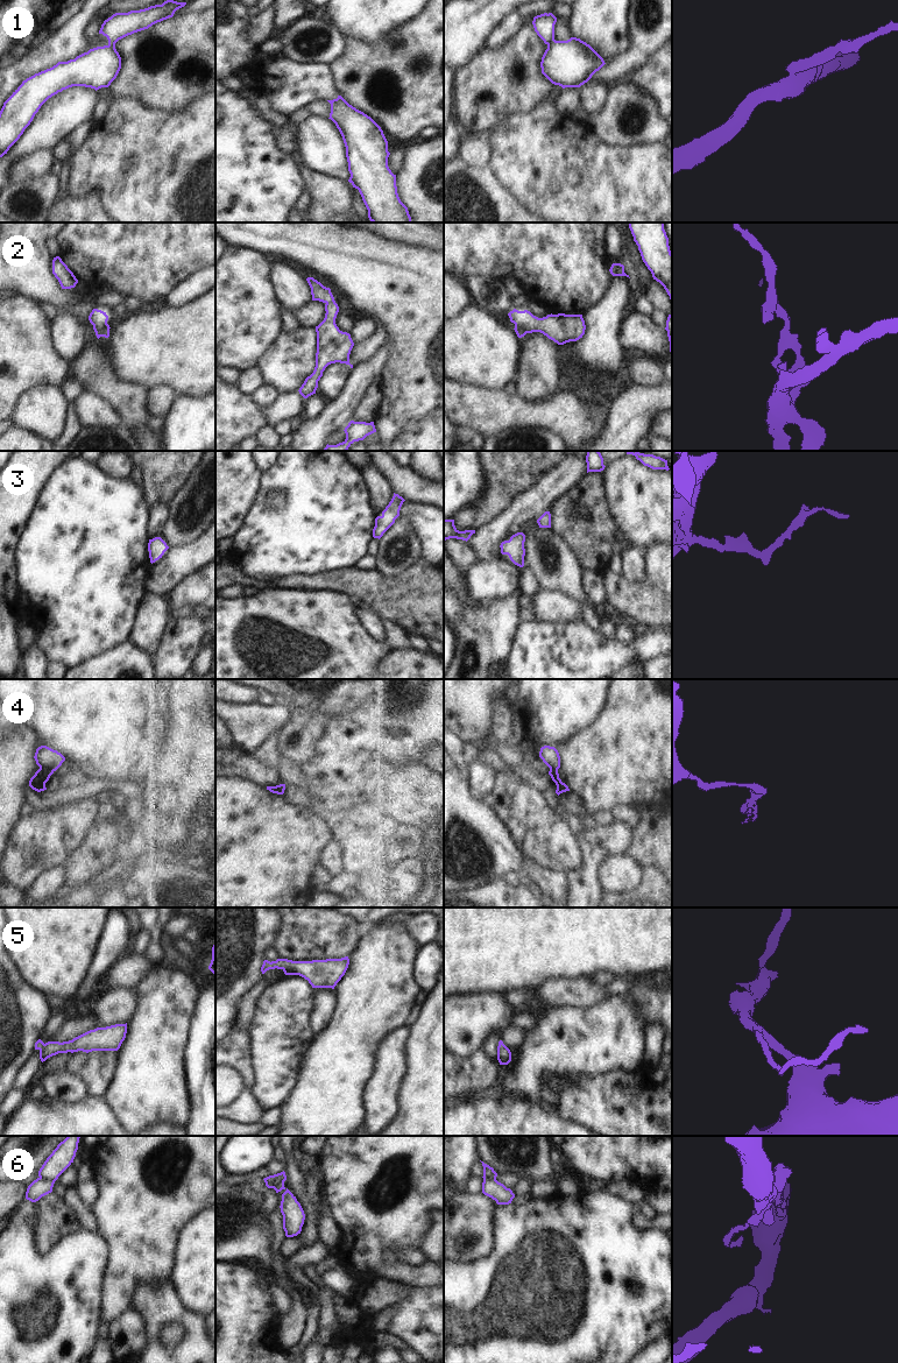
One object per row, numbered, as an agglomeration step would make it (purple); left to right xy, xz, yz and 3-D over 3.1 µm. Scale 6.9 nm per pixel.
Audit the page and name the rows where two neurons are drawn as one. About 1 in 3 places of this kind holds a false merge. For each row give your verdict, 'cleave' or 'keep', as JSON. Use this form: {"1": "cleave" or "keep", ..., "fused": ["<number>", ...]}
{"1": "cleave", "2": "keep", "3": "keep", "4": "cleave", "5": "keep", "6": "cleave", "fused": ["1", "4", "6"]}

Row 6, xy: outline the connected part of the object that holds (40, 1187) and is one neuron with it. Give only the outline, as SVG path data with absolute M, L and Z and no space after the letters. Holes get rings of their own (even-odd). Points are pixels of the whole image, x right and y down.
M37 1178L28 1186L26 1199L31 1202L38 1201L42 1196L52 1192L54 1184L48 1179Z

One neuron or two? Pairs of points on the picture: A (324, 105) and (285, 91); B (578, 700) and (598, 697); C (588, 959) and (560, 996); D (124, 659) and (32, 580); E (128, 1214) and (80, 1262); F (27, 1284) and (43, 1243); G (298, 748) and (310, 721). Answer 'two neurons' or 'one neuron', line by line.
A: two neurons
B: one neuron
C: two neurons
D: two neurons
E: two neurons
F: two neurons
G: one neuron

